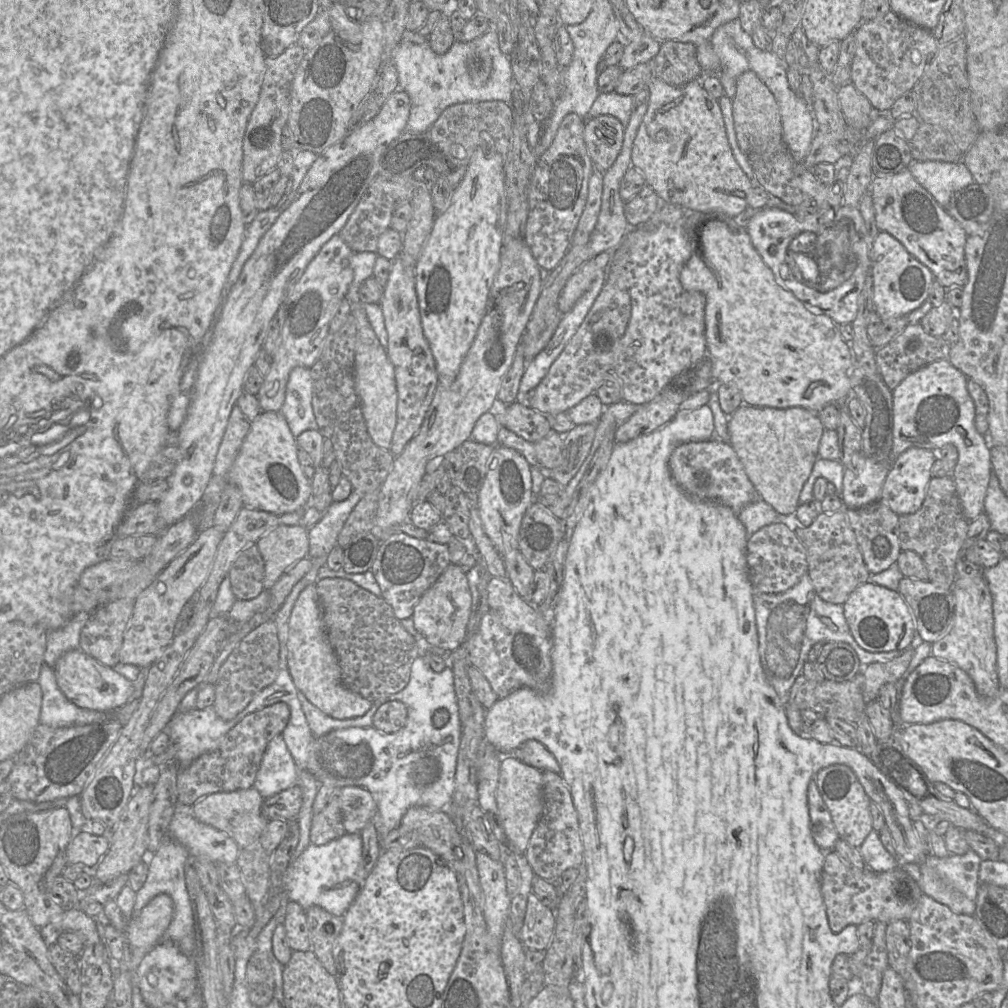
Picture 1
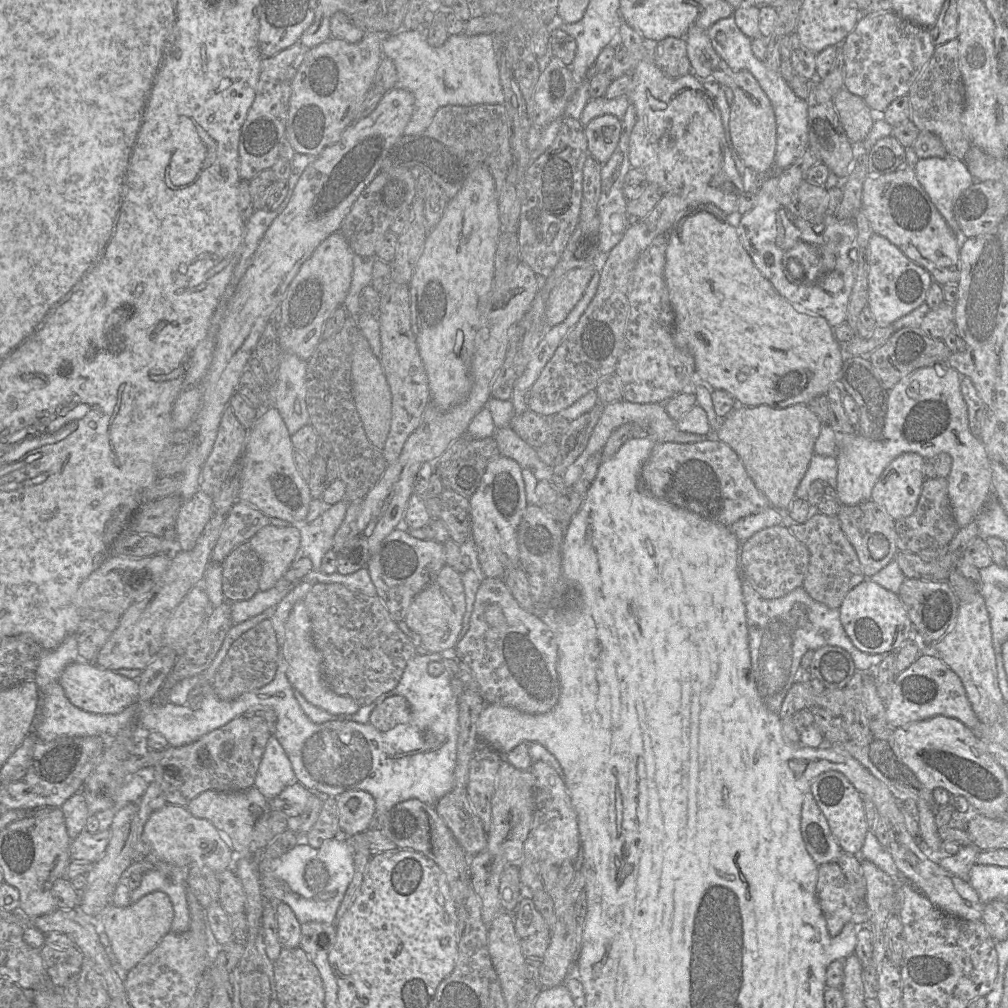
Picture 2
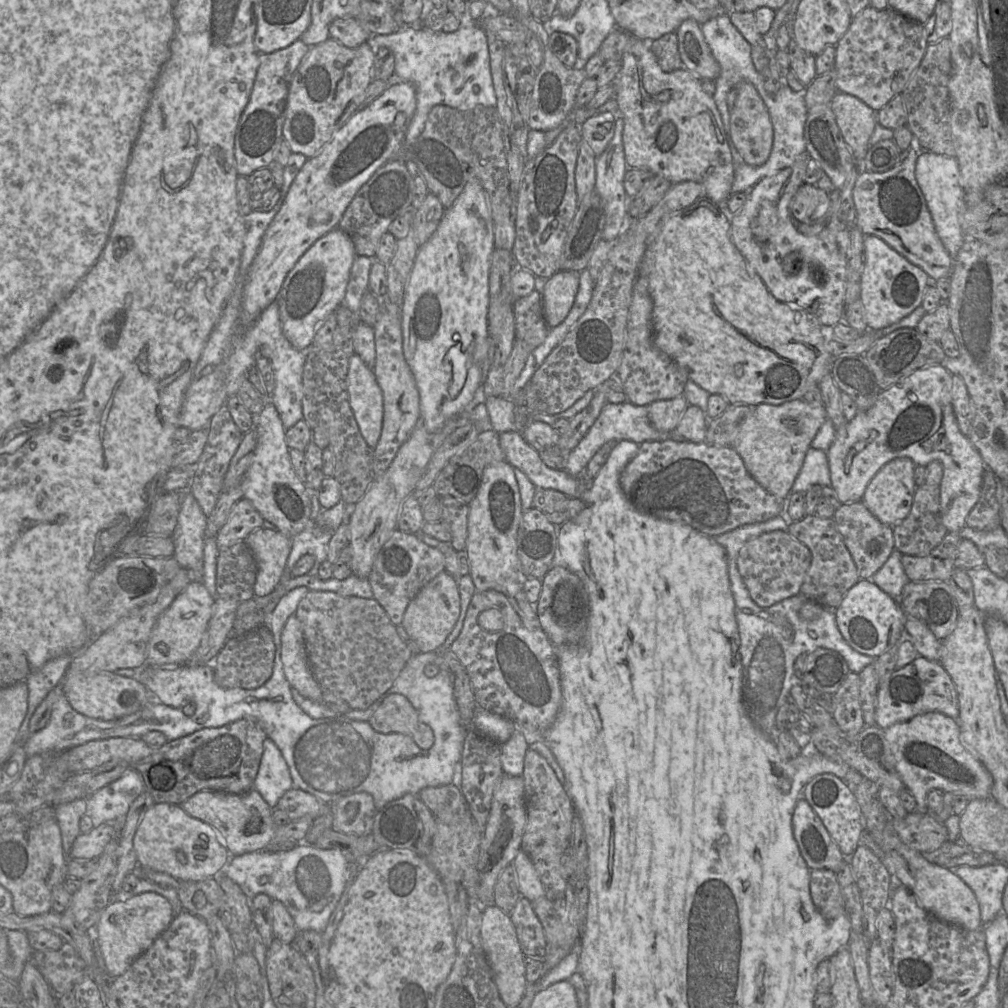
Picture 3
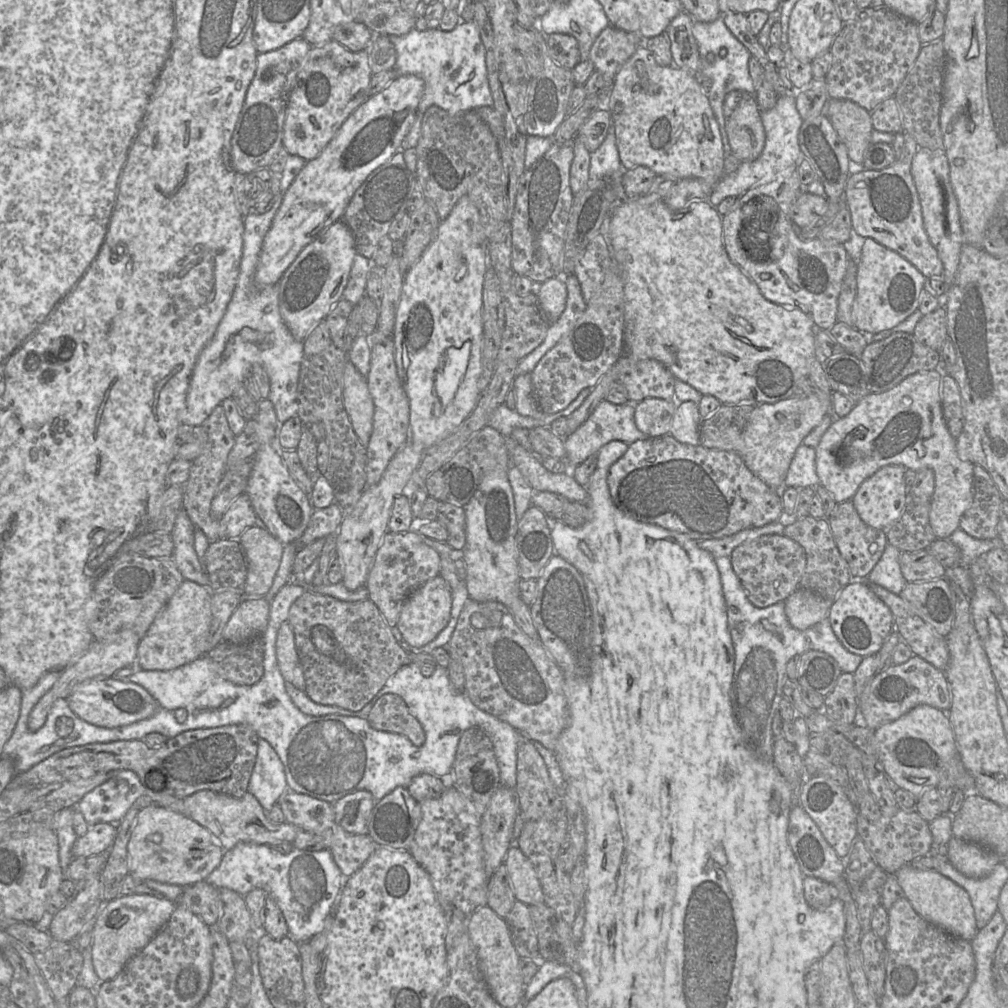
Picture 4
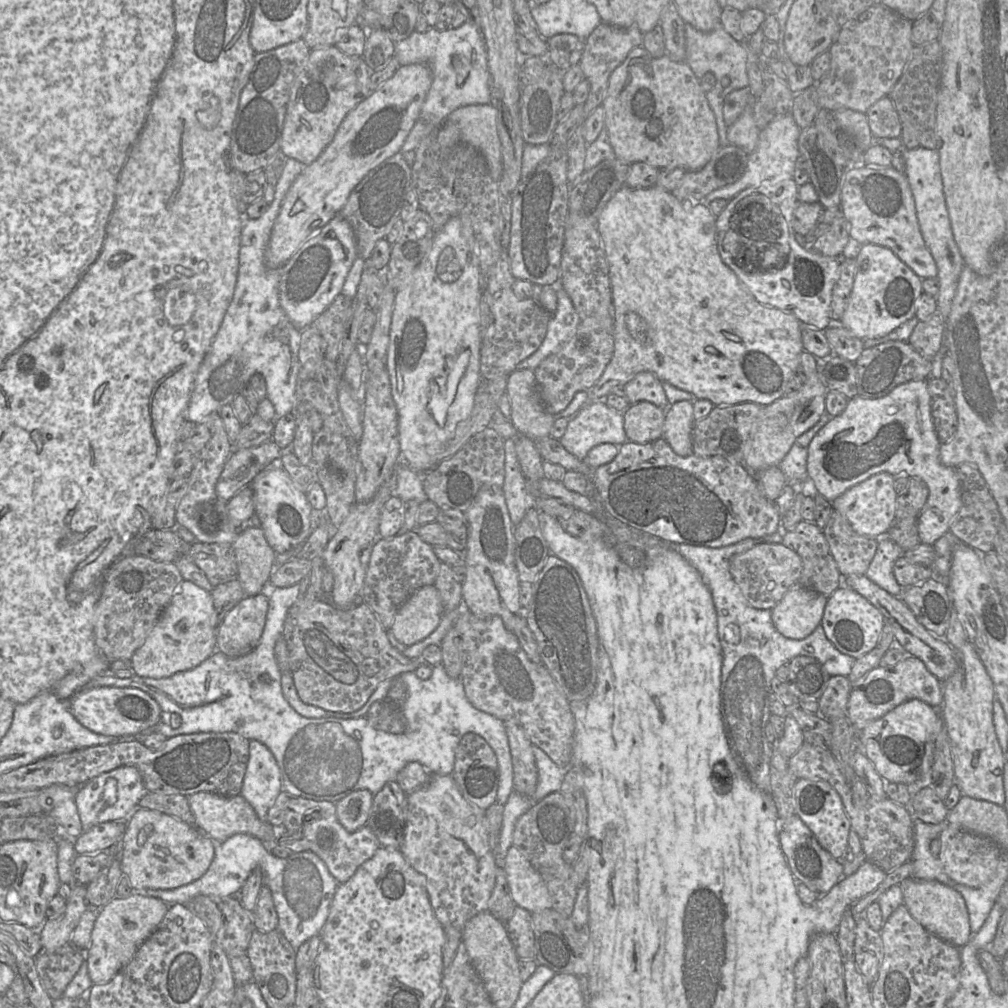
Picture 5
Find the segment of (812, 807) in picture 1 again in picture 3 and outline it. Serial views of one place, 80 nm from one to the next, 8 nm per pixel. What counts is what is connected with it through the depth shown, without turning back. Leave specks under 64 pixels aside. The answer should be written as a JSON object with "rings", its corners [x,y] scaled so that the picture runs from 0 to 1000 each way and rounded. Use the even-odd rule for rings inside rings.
{"rings":[[[798,792],[789,800],[786,821],[794,847],[804,863],[821,862],[830,866],[834,862],[837,848]]]}

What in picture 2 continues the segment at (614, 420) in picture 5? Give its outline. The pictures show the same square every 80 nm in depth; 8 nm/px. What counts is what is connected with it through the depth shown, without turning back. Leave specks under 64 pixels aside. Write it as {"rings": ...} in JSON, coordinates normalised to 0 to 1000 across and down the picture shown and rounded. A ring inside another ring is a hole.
{"rings":[[[616,396],[611,399],[603,400],[599,402],[595,416],[593,417],[592,421],[590,422],[586,433],[584,435],[583,440],[579,447],[574,451],[574,453],[563,464],[560,472],[559,472],[559,478],[560,478],[560,483],[563,485],[566,485],[569,480],[572,478],[574,473],[576,472],[579,463],[584,456],[584,454],[589,451],[590,449],[596,448],[598,442],[604,436],[605,432],[607,429],[613,425],[614,423],[621,421],[621,420],[631,420],[638,424],[640,427],[640,431],[644,434],[646,434],[648,437],[653,438],[673,438],[673,439],[688,439],[688,438],[693,438],[695,438],[698,434],[703,434],[703,433],[694,433],[691,431],[688,430],[683,430],[683,429],[677,429],[672,426],[671,424],[671,419],[668,418],[663,411],[661,410],[659,403],[657,400],[640,400],[640,401],[635,401],[635,400],[627,400],[622,397]]]}

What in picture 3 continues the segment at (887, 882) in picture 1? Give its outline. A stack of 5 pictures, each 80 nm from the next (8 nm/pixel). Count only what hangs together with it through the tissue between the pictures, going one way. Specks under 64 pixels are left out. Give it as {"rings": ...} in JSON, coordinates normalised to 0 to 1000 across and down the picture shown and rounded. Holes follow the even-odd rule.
{"rings":[[[821,862],[805,863],[804,887],[807,896],[821,914],[839,905],[829,865]]]}

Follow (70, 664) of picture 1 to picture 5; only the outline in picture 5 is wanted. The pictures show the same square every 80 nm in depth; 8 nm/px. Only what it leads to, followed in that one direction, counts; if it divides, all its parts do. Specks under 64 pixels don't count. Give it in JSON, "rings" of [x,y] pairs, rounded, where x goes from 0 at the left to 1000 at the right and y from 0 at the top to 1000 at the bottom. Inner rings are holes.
{"rings":[[[131,682],[82,683],[68,693],[68,701],[78,717],[106,730],[137,730],[160,715],[161,704],[147,688]]]}

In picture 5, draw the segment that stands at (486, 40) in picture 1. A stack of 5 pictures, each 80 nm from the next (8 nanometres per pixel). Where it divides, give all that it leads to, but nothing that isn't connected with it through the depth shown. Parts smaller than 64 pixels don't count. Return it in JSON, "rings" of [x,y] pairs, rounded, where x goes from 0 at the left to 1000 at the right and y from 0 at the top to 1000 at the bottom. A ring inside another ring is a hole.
{"rings":[[[464,20],[454,28],[445,28],[440,31],[433,28],[426,28],[421,33],[411,31],[405,38],[392,43],[391,56],[394,58],[397,65],[421,63],[428,68],[430,74],[429,84],[419,104],[417,115],[403,137],[398,147],[399,151],[412,149],[418,138],[422,134],[434,130],[444,114],[451,108],[467,103],[487,102],[483,50],[475,29]]]}

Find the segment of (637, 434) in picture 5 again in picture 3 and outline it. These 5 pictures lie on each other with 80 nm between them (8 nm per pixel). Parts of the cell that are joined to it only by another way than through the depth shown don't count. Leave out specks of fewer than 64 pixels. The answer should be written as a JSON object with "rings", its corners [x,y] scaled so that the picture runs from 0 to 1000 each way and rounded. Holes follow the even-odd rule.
{"rings":[[[678,392],[649,398],[642,402],[645,420],[653,428],[669,428],[683,402]]]}

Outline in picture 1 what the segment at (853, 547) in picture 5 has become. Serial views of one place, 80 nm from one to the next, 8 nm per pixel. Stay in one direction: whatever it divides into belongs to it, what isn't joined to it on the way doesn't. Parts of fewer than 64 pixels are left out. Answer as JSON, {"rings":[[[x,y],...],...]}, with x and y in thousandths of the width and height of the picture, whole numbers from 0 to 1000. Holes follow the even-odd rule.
{"rings":[[[874,496],[849,505],[839,504],[839,509],[863,569],[875,567],[890,558],[894,548],[891,536],[891,510]]]}

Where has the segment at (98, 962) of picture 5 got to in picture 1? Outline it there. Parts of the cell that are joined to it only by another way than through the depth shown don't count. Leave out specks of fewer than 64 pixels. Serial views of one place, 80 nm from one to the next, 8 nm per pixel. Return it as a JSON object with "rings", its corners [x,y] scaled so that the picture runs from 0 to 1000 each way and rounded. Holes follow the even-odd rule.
{"rings":[[[154,889],[134,910],[126,913],[114,892],[102,900],[102,913],[125,928],[128,941],[139,941],[144,947],[161,933],[172,910],[169,889]]]}

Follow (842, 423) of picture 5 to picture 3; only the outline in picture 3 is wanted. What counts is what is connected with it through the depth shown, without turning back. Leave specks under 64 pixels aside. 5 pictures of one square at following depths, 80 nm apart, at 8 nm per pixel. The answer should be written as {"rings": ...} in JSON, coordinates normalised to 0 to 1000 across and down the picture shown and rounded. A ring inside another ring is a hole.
{"rings":[[[934,361],[920,363],[911,367],[908,367],[902,373],[894,376],[884,384],[876,387],[870,394],[868,400],[861,407],[856,409],[851,409],[850,412],[843,418],[839,419],[833,426],[829,427],[828,437],[825,441],[819,447],[823,474],[824,474],[824,483],[828,486],[830,494],[834,500],[844,499],[848,497],[854,497],[858,485],[863,478],[863,476],[868,472],[868,470],[881,458],[885,457],[888,454],[900,453],[903,454],[909,462],[919,462],[924,457],[931,456],[936,463],[936,472],[932,480],[933,485],[933,513],[936,521],[938,523],[940,528],[951,528],[955,523],[957,523],[957,516],[961,508],[964,506],[966,501],[971,495],[975,470],[978,465],[980,465],[971,448],[962,438],[959,433],[953,430],[951,427],[945,404],[943,399],[943,383],[944,383],[944,374],[945,372]]]}

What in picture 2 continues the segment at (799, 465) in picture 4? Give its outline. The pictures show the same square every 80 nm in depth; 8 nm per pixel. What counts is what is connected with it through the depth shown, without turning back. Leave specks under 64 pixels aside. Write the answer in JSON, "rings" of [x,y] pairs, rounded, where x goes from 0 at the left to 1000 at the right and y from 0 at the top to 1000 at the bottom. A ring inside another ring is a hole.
{"rings":[[[808,449],[804,456],[801,467],[790,485],[789,493],[801,495],[804,481],[809,476],[814,476],[829,485],[829,452],[814,452]]]}

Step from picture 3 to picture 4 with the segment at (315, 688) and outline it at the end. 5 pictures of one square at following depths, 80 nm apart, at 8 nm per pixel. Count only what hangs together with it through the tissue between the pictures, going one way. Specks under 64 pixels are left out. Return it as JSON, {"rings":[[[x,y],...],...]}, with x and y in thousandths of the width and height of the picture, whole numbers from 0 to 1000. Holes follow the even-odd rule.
{"rings":[[[282,616],[276,625],[274,651],[283,677],[287,677],[297,685],[302,686],[303,673],[293,642],[292,628],[286,616]]]}

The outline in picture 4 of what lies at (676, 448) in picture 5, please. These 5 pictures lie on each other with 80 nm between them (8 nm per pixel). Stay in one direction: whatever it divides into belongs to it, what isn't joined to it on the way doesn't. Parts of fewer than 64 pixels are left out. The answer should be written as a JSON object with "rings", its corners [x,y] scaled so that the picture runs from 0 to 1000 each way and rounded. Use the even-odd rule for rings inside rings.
{"rings":[[[687,398],[672,400],[664,432],[678,440],[693,441],[693,424],[695,418],[696,414],[690,400]]]}

